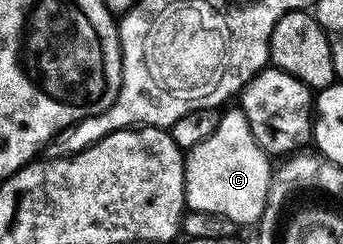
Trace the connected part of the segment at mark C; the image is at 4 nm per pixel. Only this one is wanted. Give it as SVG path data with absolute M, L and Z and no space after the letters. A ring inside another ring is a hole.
M233 110L224 112L220 117L217 129L208 138L187 149L184 161L184 198L187 207L194 212L218 214L222 218L230 218L238 226L255 225L266 206L267 190L270 186L274 167L269 153L264 151L250 130L250 122L246 122L243 112Z

